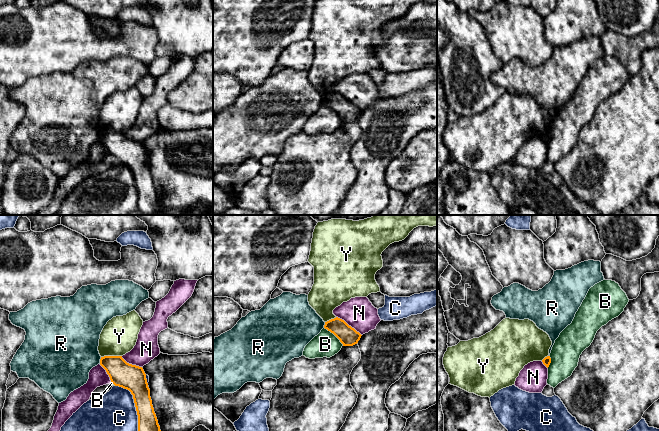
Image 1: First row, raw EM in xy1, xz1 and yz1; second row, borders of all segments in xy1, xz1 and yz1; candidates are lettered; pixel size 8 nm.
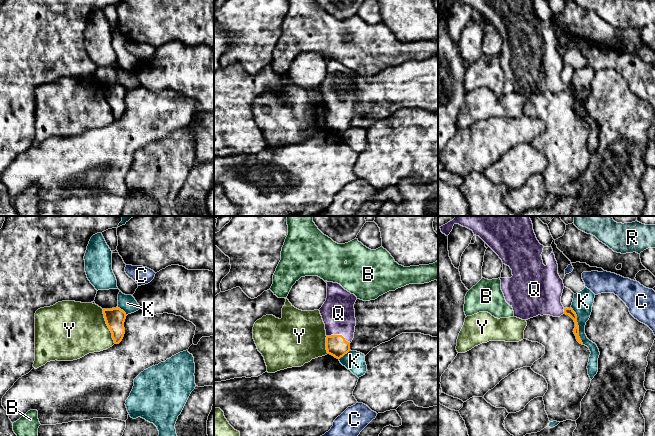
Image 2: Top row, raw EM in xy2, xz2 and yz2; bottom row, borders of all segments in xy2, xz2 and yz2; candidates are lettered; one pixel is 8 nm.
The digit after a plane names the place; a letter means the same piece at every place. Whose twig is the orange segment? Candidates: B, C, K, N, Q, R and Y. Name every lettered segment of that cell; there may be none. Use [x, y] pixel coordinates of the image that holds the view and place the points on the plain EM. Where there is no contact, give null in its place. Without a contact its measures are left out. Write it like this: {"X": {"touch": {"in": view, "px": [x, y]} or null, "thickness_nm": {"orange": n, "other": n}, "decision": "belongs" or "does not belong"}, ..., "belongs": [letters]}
{"B": {"touch": {"in": "xz1", "px": [334, 110]}, "thickness_nm": {"orange": 160, "other": 200}, "decision": "does not belong"}, "C": {"touch": {"in": "xy1", "px": [135, 181]}, "thickness_nm": {"orange": 200, "other": 420}, "decision": "does not belong"}, "K": {"touch": {"in": "yz2", "px": [578, 102]}, "thickness_nm": {"orange": 60, "other": 160}, "decision": "does not belong"}, "N": {"touch": {"in": "xz1", "px": [348, 101]}, "thickness_nm": {"orange": 160, "other": 260}, "decision": "does not belong"}, "Q": {"touch": {"in": "xz2", "px": [339, 111]}, "thickness_nm": {"orange": 170, "other": 260}, "decision": "belongs"}, "R": {"touch": {"in": "xy1", "px": [100, 136]}, "thickness_nm": {"orange": 200, "other": 440}, "decision": "does not belong"}, "Y": {"touch": {"in": "xy2", "px": [107, 101]}, "thickness_nm": {"orange": 160, "other": 420}, "decision": "does not belong"}, "belongs": ["Q"]}

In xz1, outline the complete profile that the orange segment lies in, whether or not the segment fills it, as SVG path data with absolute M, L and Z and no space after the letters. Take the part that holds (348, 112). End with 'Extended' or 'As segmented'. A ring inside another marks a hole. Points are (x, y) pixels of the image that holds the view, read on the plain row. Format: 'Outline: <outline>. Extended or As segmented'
Outline: M338 93L325 98L324 104L333 109L343 122L353 122L357 120L362 112L344 96Z. As segmented

